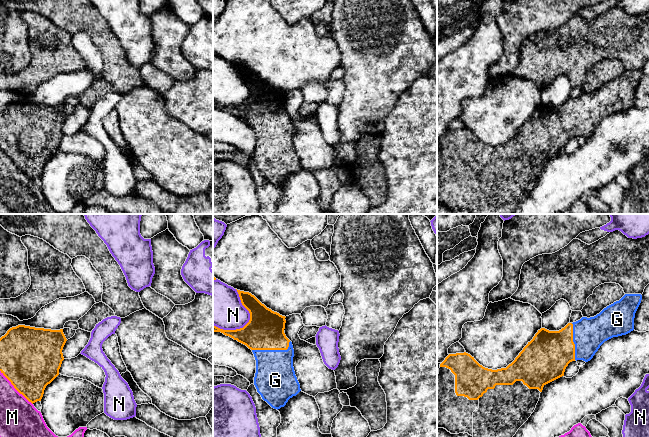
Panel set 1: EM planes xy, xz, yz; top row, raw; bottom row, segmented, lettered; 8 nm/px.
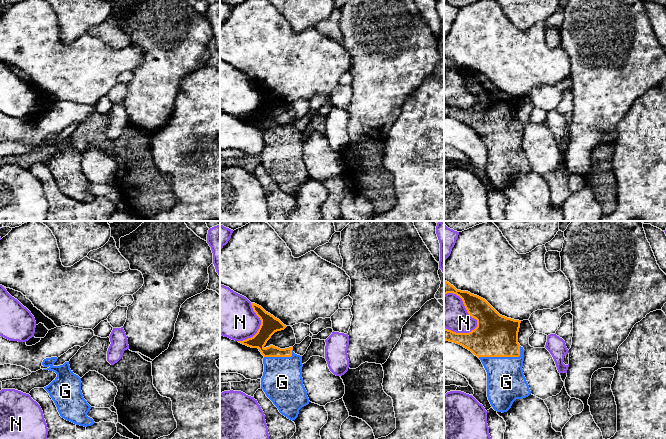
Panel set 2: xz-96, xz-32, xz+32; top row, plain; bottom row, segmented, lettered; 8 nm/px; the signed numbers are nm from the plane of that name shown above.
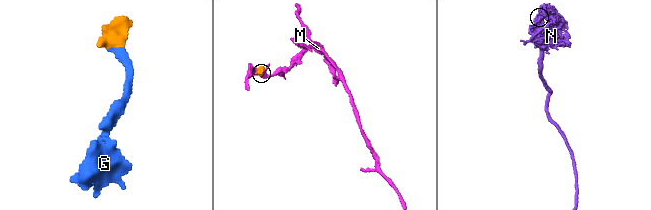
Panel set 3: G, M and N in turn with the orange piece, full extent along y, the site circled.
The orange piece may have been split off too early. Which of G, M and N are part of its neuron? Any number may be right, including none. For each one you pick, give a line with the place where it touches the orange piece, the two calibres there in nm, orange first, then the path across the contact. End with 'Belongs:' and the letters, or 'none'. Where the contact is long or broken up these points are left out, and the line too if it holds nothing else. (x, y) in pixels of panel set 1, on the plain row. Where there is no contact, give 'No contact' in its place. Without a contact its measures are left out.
G: Touches orange at xz (273, 125). Thickness 300 nm (orange) against 340 nm
Belongs: G

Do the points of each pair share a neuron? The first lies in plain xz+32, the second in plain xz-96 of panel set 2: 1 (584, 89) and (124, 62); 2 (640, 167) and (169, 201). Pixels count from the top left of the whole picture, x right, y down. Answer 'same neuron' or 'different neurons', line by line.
1: different neurons
2: different neurons

